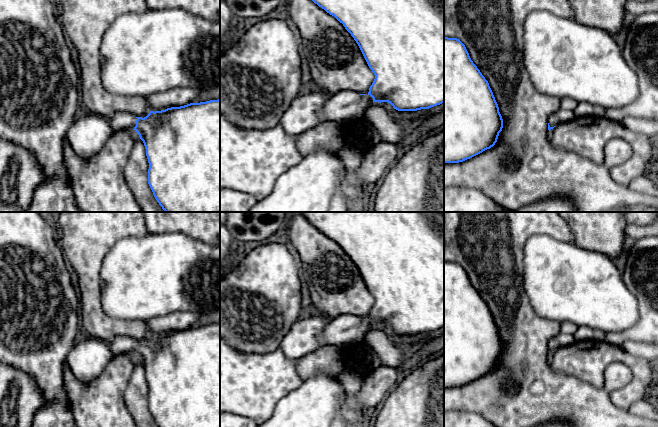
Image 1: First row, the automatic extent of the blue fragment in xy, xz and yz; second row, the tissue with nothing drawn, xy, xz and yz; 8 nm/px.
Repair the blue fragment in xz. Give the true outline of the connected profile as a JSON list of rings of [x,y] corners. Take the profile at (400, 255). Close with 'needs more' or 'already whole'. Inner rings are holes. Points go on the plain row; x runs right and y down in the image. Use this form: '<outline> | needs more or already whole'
[[[444,212],[301,213],[343,248],[375,299],[367,318],[346,314],[329,321],[319,337],[320,344],[362,342],[372,326],[388,326],[398,335],[444,327]]] | needs more

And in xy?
[[[220,323],[200,327],[190,327],[180,331],[171,331],[161,335],[150,335],[146,341],[136,341],[127,336],[116,336],[108,347],[113,355],[121,353],[135,354],[143,365],[149,387],[148,408],[158,427],[220,427]]] | needs more

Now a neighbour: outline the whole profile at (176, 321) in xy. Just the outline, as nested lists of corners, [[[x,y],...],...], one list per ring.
[[[174,312],[165,316],[147,320],[150,335],[161,335],[171,331],[180,331],[192,327],[200,314],[194,312]]]

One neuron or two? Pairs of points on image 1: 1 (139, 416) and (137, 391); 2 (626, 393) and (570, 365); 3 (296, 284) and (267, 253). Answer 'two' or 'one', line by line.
1: one
2: one
3: one

